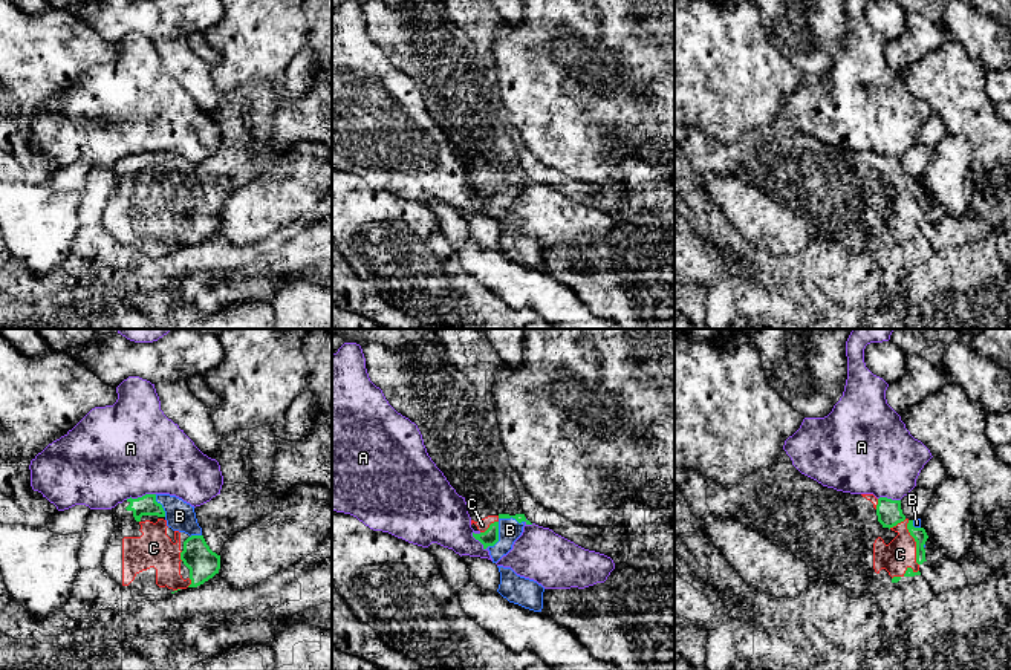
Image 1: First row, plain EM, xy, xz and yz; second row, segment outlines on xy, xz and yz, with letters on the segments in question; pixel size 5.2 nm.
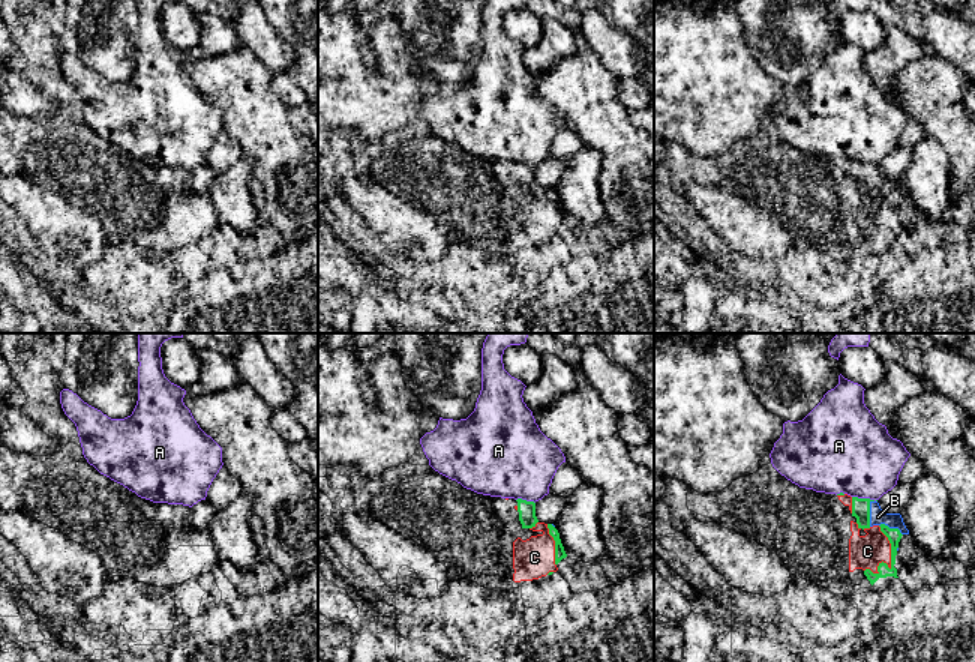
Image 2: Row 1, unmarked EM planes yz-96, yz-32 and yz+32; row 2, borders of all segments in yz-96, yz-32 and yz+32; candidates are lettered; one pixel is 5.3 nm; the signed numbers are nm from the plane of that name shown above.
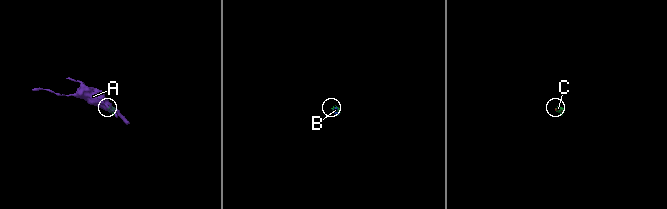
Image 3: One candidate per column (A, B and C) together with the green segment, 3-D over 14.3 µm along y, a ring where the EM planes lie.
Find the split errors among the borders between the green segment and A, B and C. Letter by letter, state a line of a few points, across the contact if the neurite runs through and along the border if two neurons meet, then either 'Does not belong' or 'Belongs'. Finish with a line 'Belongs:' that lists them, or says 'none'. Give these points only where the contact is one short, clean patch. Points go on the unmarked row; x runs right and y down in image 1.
A: Line: xz (473, 188), (473, 193), (485, 207). Does not belong
B: Belongs
C: Belongs
Belongs: B, C

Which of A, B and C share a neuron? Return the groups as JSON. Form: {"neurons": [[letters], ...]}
{"neurons": [["A"], ["B", "C"]]}

